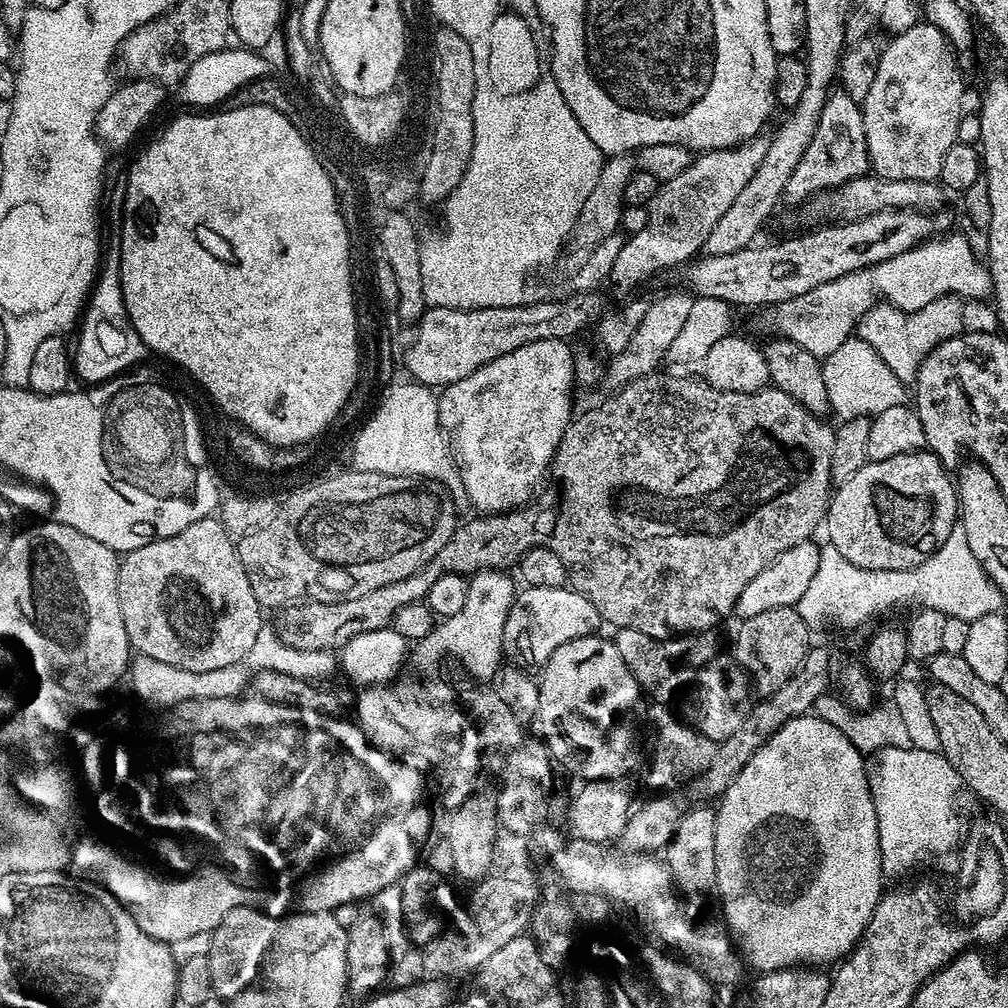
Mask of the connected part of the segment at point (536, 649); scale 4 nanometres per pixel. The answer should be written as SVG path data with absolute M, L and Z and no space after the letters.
M525 588L516 593L510 614L506 618L504 631L504 651L509 657L517 656L524 666L536 664L542 666L566 642L574 638L586 638L601 627L602 621L594 602L590 602L575 588Z

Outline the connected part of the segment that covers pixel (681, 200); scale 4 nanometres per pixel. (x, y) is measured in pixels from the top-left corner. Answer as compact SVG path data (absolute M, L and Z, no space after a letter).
M757 138L739 144L737 148L699 153L677 177L661 183L652 201L646 205L648 210L646 227L638 230L638 234L625 239L622 250L618 250L618 258L614 258L610 280L620 288L632 288L635 284L650 279L656 268L672 268L675 264L687 265L703 249L710 230L718 226L718 218L722 218L722 214L726 214L726 210L734 206L738 194L745 189L750 178L758 170L759 163L766 157L768 143L767 139Z

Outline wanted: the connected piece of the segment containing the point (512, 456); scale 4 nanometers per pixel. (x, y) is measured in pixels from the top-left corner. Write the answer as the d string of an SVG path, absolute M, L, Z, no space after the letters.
M539 340L538 342L530 342L526 346L518 346L518 350L514 350L510 354L502 354L502 358L494 358L494 362L486 362L486 366L474 370L474 374L470 374L453 384L445 384L439 393L438 418L440 419L440 428L444 431L450 455L455 460L457 468L460 469L460 477L464 483L464 495L467 503L472 503L477 508L475 510L477 513L495 514L510 512L513 508L519 508L533 499L538 485L545 479L548 466L556 453L556 448L562 442L562 434L574 419L572 384L574 385L576 375L576 361L573 349L570 350L568 347L569 345L563 340Z

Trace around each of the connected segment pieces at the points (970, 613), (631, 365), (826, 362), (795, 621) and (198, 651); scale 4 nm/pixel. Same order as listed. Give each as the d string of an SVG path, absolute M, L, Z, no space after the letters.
M953 528L952 534L936 551L934 558L929 558L915 569L914 590L922 597L926 608L943 609L946 616L963 616L978 619L991 612L1000 612L1002 597L996 583L985 574L980 563L974 558L966 542L963 528Z
M687 290L672 292L669 296L660 296L649 303L646 316L642 318L641 324L634 330L629 345L624 352L613 355L606 364L603 373L603 383L609 384L609 389L624 388L630 382L634 382L643 376L649 376L661 367L660 359L663 361L670 350L670 342L682 334L682 326L686 326L686 318L690 316L690 306L694 299L693 293Z
M850 338L846 342L842 342L842 346L838 346L838 350L834 350L834 354L823 357L822 379L826 381L826 394L831 415L836 415L837 421L840 422L863 416L871 418L877 416L882 410L890 410L890 406L905 403L906 400L904 397L905 384L898 378L894 378L894 370L890 370L890 366L886 366L886 362L882 362L878 350L874 350L874 346L870 346L870 342L859 338Z
M778 606L778 610L762 610L754 618L740 620L740 629L736 632L736 653L734 659L748 673L752 687L761 697L774 694L790 682L790 678L808 658L810 630L802 622L802 614L793 606Z
M209 518L186 526L186 530L170 538L162 538L158 542L138 546L138 550L127 553L120 560L118 606L122 609L122 622L126 625L126 638L133 653L155 658L158 662L166 662L166 666L174 666L178 670L194 670L195 672L222 670L226 666L243 665L247 661L250 650L254 650L254 642L258 642L258 634L262 627L262 621L260 621L262 609L258 598L254 598L254 586L250 586L250 578L246 578L246 570L242 570L242 562L240 555L236 552L236 545L237 541L233 539L219 519Z

